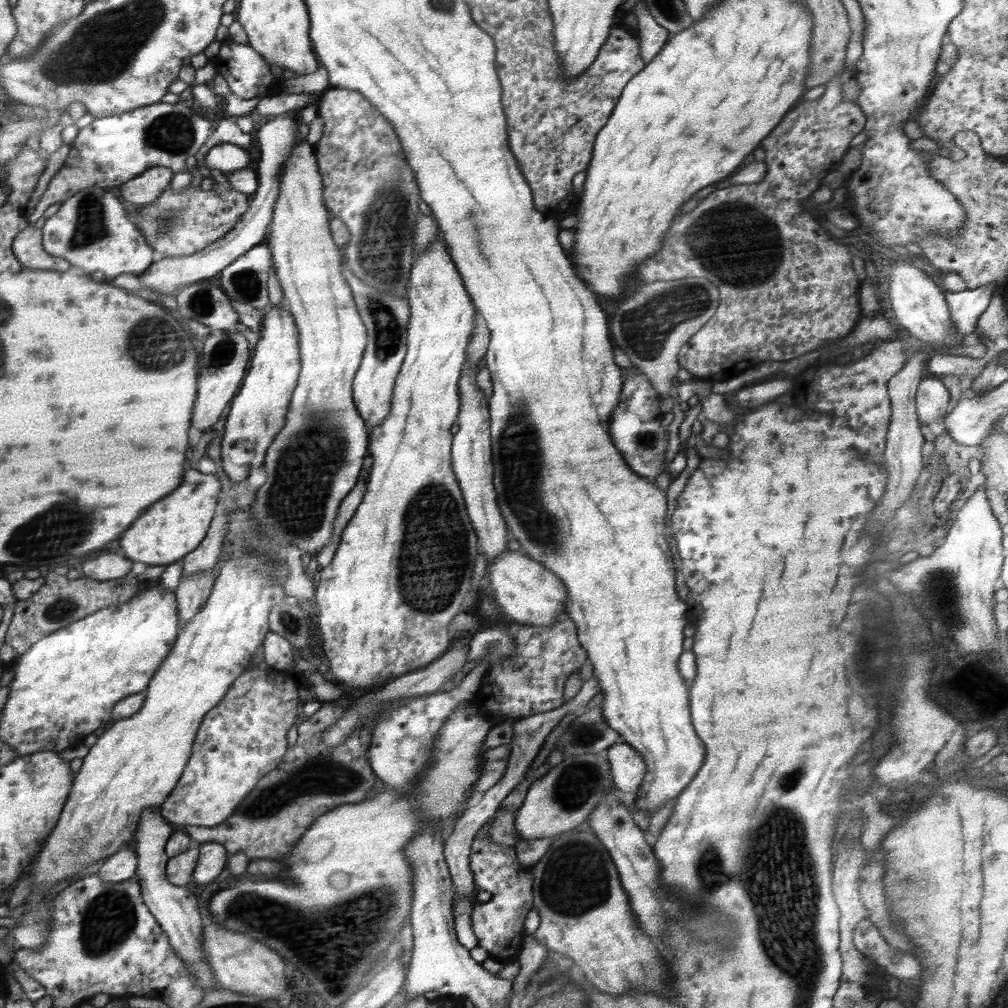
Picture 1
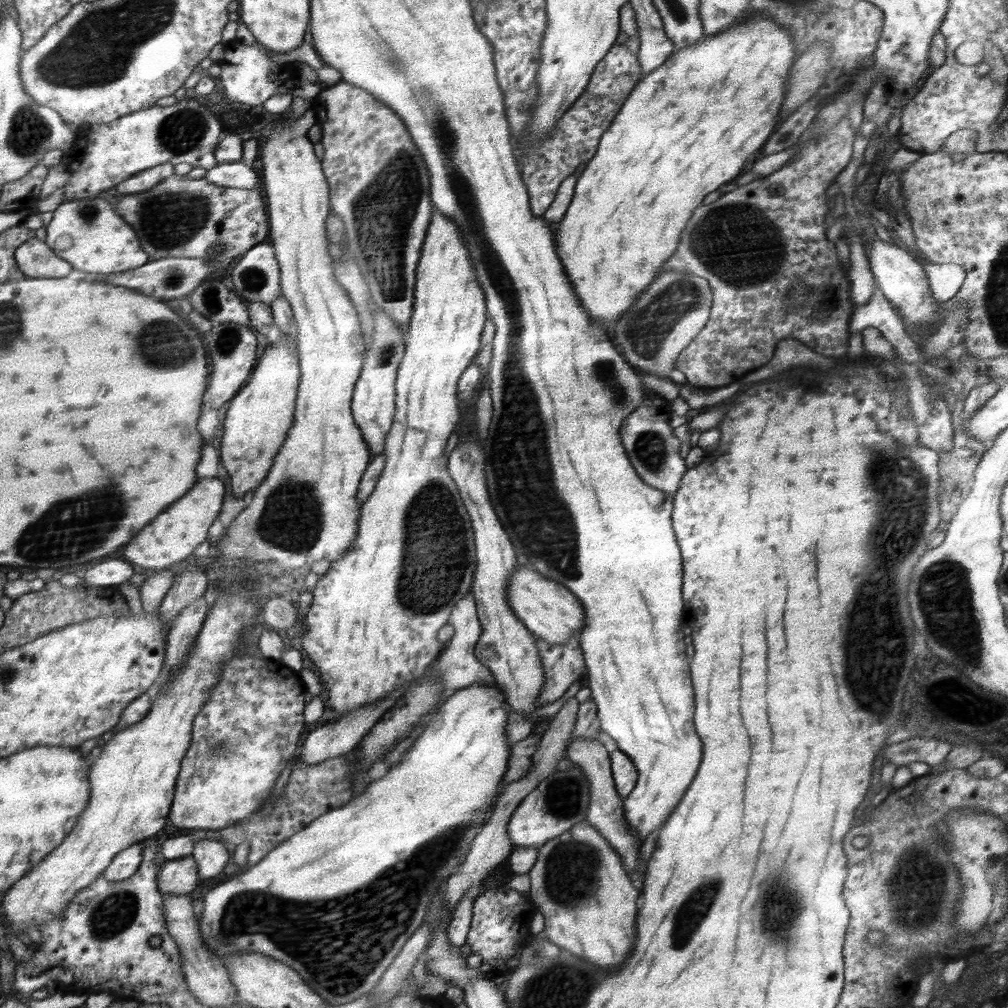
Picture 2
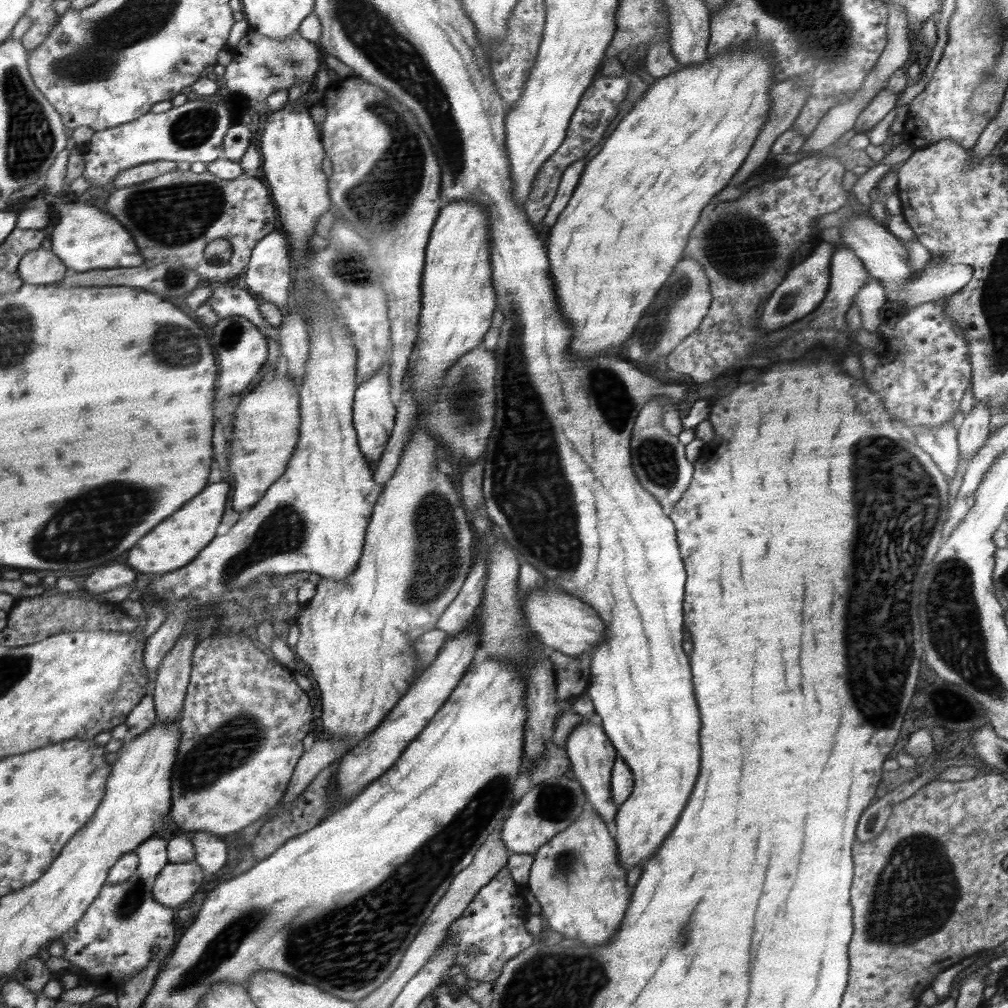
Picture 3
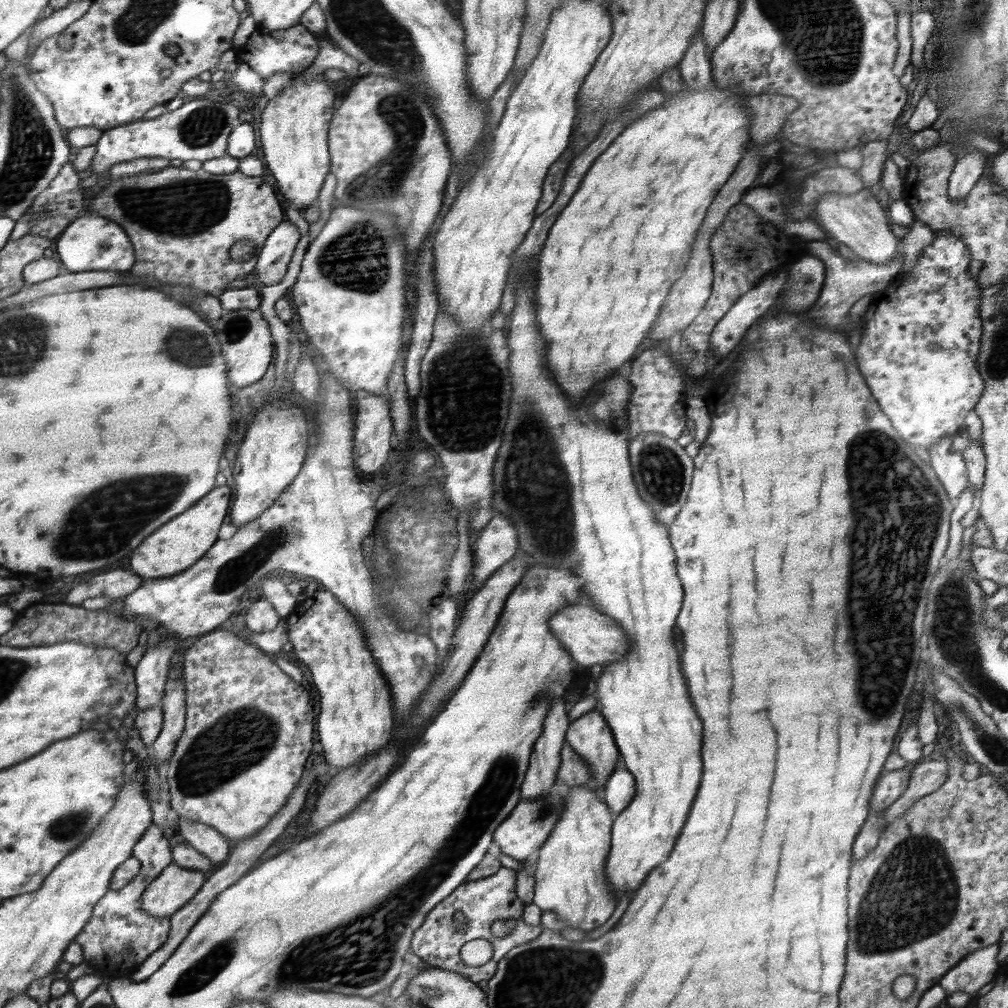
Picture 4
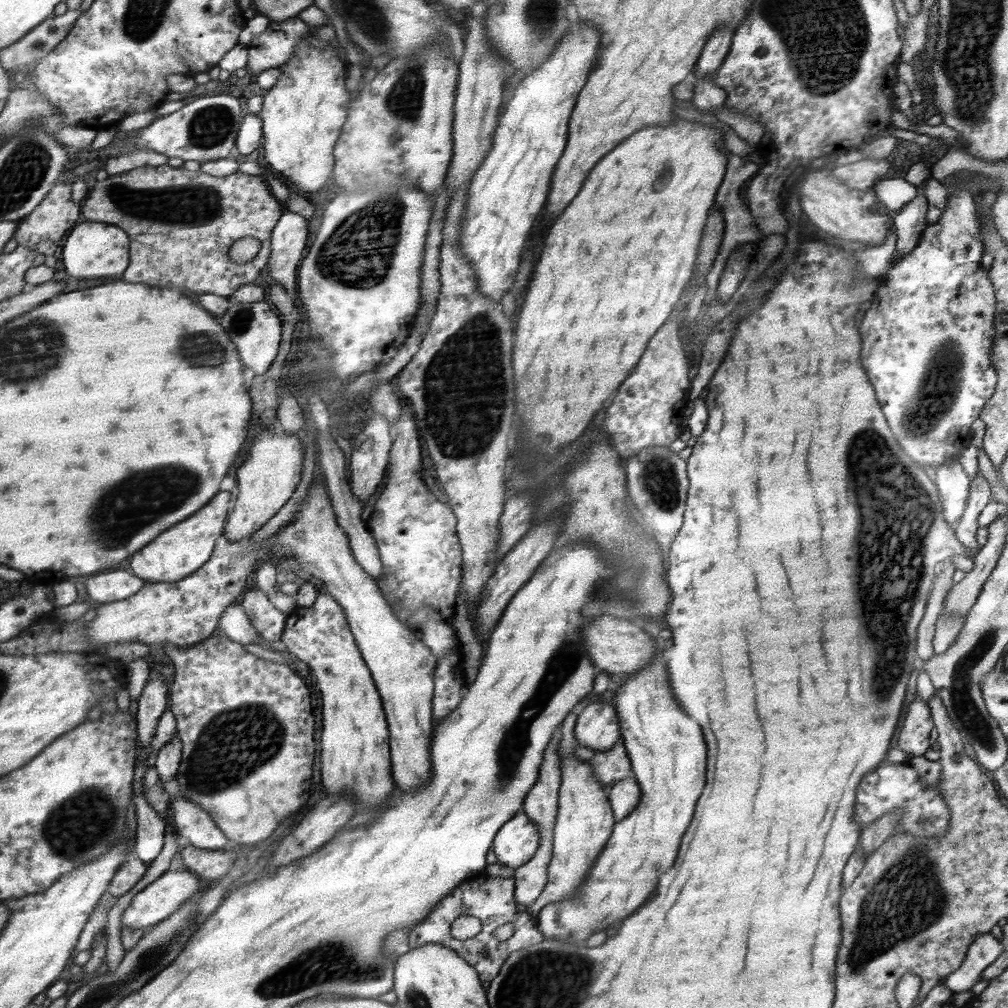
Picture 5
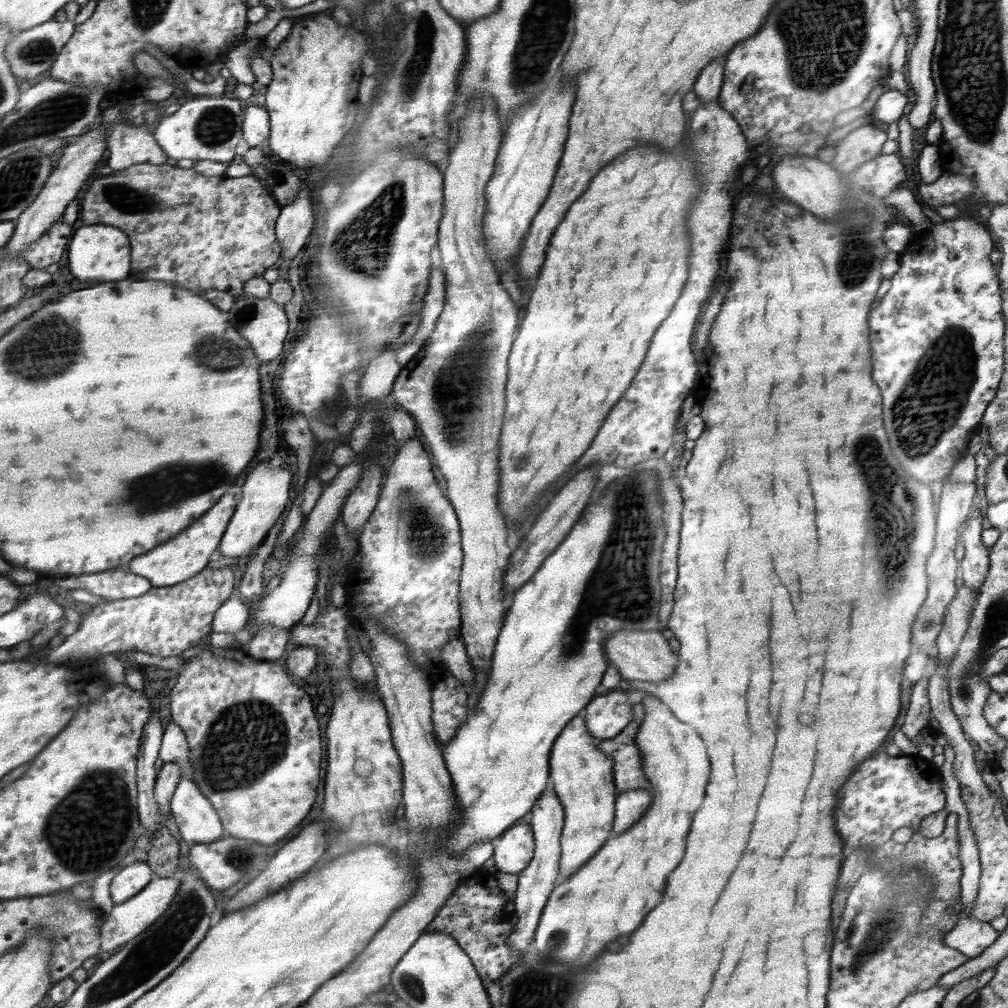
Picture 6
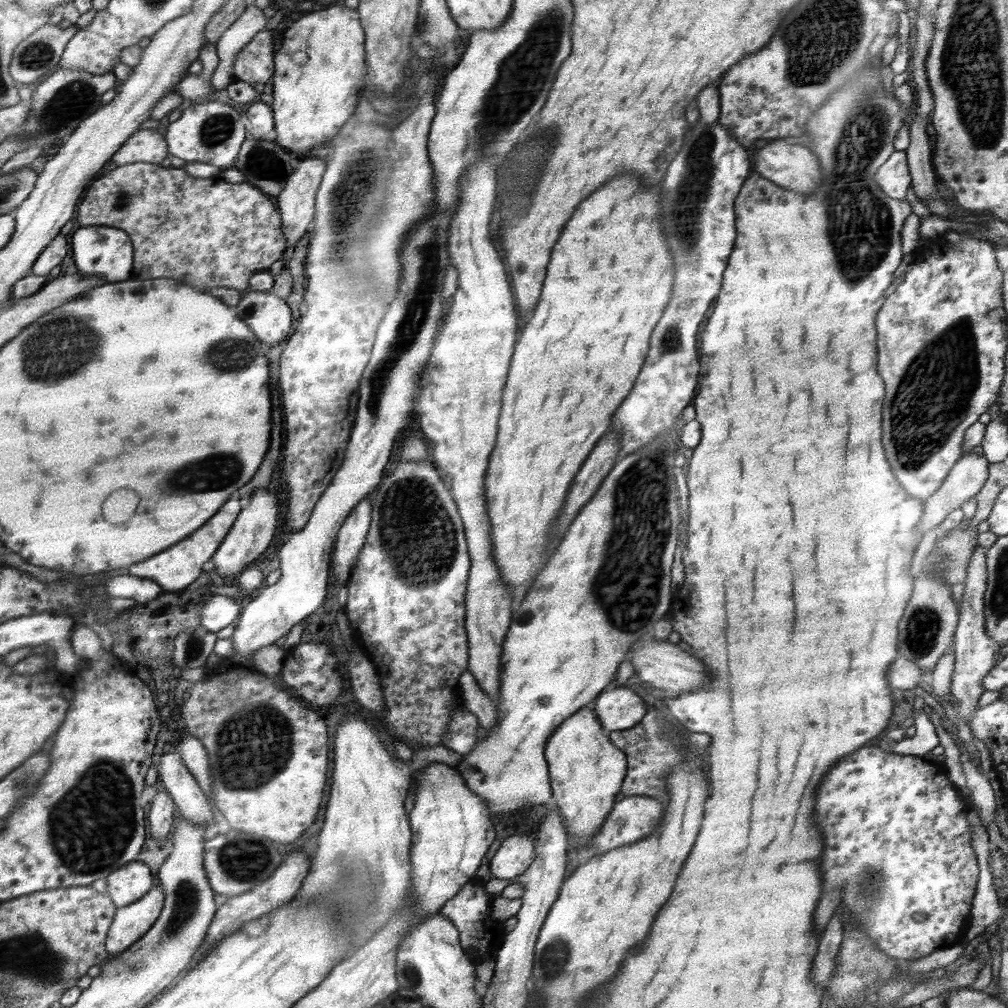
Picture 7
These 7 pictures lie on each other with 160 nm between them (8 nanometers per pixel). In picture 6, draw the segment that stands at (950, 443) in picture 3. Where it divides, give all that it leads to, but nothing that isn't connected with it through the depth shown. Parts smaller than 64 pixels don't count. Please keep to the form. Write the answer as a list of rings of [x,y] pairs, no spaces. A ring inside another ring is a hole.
[[[946,478],[939,500],[936,502],[934,548],[928,555],[928,562],[926,562],[927,597],[920,605],[911,628],[911,644],[917,644],[920,647],[920,652],[926,655],[930,655],[930,649],[937,646],[936,637],[940,632],[944,615],[957,593],[955,579],[956,571],[960,569],[958,567],[959,561],[954,557],[954,550],[956,550],[956,544],[958,544],[959,532],[957,530],[965,522],[968,513],[974,508],[973,500],[976,499],[976,494],[975,483],[951,484],[951,482],[947,482]]]

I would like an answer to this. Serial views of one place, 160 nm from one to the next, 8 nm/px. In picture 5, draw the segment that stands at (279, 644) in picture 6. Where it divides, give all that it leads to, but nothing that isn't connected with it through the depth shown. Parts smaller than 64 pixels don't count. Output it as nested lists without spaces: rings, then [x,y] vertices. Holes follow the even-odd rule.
[[[251,583],[239,603],[244,607],[251,625],[258,631],[260,638],[267,642],[267,645],[281,640],[287,615],[269,601],[264,591]]]

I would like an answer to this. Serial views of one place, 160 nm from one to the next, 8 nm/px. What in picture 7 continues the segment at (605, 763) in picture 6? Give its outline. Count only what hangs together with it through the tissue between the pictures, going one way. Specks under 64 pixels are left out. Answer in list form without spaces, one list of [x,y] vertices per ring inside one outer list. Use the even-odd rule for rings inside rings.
[[[589,704],[569,717],[556,729],[545,750],[551,766],[552,790],[555,790],[558,808],[567,818],[568,834],[572,834],[575,850],[582,848],[586,842],[594,841],[596,834],[599,834],[615,806],[614,798],[620,792],[627,770],[626,755],[612,744],[610,732],[600,728],[594,711],[595,706]],[[578,840],[580,846],[576,846]]]

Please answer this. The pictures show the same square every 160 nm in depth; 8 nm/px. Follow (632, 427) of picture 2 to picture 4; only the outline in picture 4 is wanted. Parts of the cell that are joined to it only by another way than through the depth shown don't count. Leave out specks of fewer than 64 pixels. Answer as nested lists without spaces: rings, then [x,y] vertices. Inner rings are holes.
[[[659,432],[640,433],[629,441],[629,461],[640,499],[650,505],[655,520],[668,527],[686,503],[693,479],[693,458],[683,446]]]

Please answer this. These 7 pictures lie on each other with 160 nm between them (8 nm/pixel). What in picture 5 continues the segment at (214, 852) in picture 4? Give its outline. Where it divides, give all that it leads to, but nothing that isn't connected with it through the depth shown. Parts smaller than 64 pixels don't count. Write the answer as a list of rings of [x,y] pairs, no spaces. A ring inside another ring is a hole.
[[[176,797],[169,802],[173,810],[177,836],[187,838],[190,846],[198,849],[220,850],[226,846],[228,838],[223,829],[201,807],[184,797]]]

